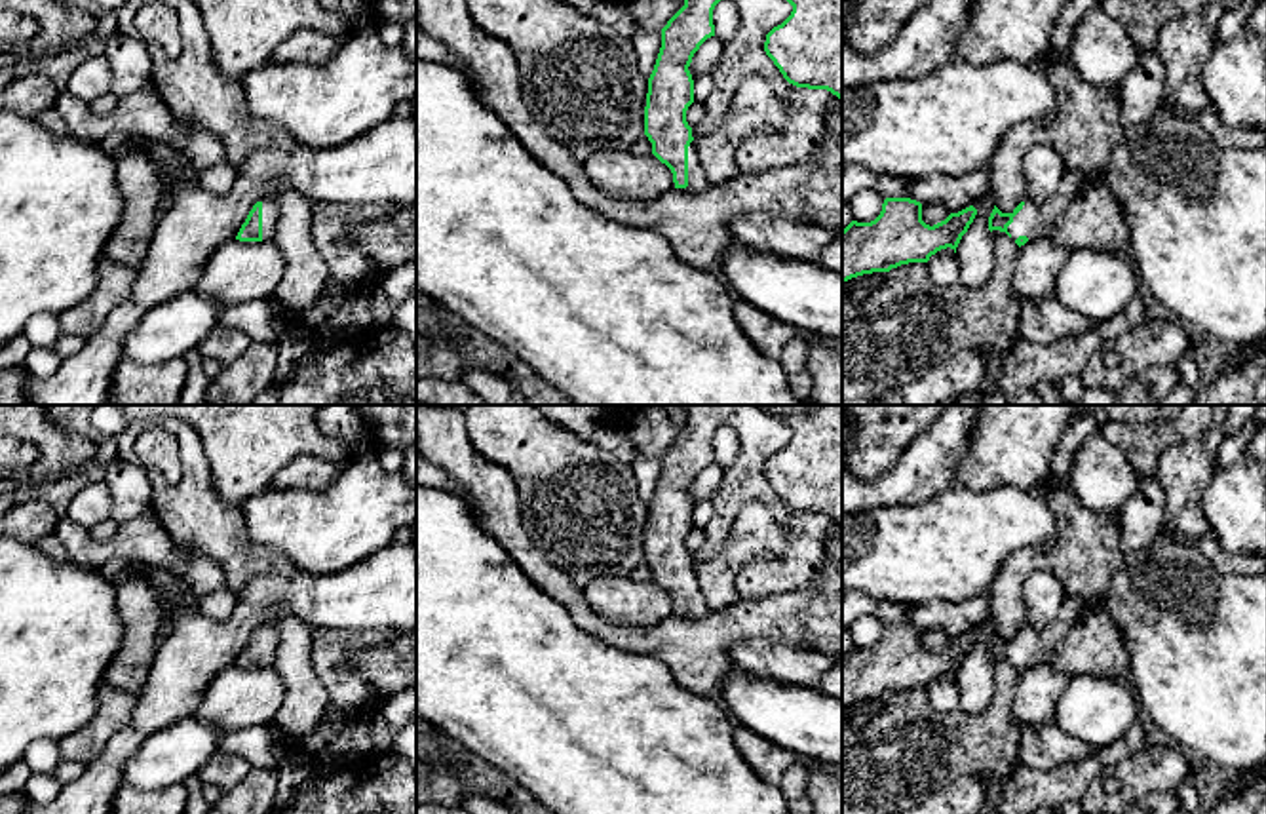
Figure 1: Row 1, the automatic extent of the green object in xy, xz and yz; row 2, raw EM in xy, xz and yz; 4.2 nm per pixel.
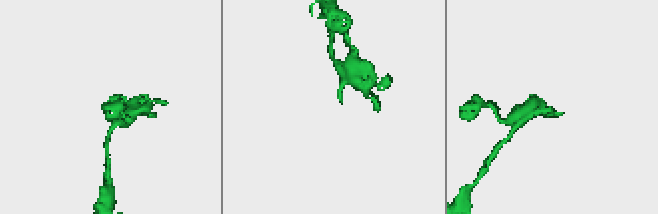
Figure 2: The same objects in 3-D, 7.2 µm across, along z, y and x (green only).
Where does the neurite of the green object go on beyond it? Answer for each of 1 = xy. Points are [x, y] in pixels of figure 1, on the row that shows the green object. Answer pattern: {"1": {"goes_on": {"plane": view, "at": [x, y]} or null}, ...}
{"1": {"goes_on": {"plane": "xy", "at": [270, 212]}}}

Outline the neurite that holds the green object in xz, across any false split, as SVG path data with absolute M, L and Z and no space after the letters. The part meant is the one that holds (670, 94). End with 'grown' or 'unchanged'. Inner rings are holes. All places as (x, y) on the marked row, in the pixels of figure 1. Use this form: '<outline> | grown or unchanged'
M684 0L662 29L662 48L648 78L644 135L652 154L673 173L675 188L701 192L709 186L694 146L686 110L694 103L688 70L700 46L715 36L713 10L720 0Z | grown

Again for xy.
M272 198L257 202L241 224L236 240L240 242L270 242L276 232L279 209Z | grown

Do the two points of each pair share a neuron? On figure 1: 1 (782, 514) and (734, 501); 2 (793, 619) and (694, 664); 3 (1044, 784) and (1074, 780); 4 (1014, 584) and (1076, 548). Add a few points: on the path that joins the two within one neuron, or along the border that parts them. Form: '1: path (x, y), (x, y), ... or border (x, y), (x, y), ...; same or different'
1: path (772, 503), (765, 495), (746, 495); same
2: path (768, 619), (740, 620), (719, 639); same
3: path (1052, 784), (1067, 784); same
4: path (1025, 567), (1033, 560), (1059, 558); same

